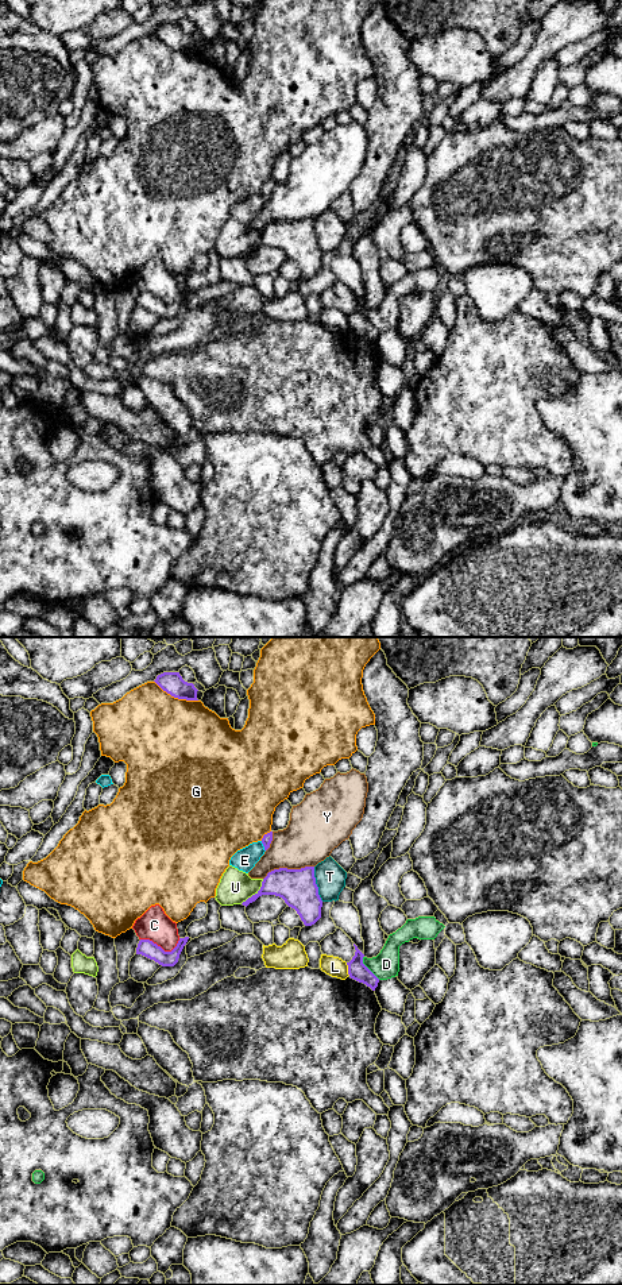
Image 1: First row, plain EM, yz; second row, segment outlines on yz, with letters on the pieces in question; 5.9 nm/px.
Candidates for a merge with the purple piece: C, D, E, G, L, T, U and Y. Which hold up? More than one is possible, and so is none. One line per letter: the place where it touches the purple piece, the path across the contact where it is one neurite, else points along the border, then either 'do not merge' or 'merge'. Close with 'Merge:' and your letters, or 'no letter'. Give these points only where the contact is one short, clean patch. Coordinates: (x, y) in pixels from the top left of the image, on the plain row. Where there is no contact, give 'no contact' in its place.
C: meets purple in yz at (159, 298); border along yz (140, 290), (149, 290), (165, 303), (170, 303), (180, 292); do not merge
D: meets purple in yz at (367, 320); do not merge
E: meets purple in yz at (263, 197); do not merge
G: meets purple in yz at (176, 49); do not merge
L: meets purple in yz at (348, 321); border along yz (346, 315), (350, 327); do not merge
T: meets purple in yz at (316, 236); do not merge
U: meets purple in yz at (255, 246); do not merge
Y: meets purple in yz at (286, 220); do not merge
Merge: no letter

